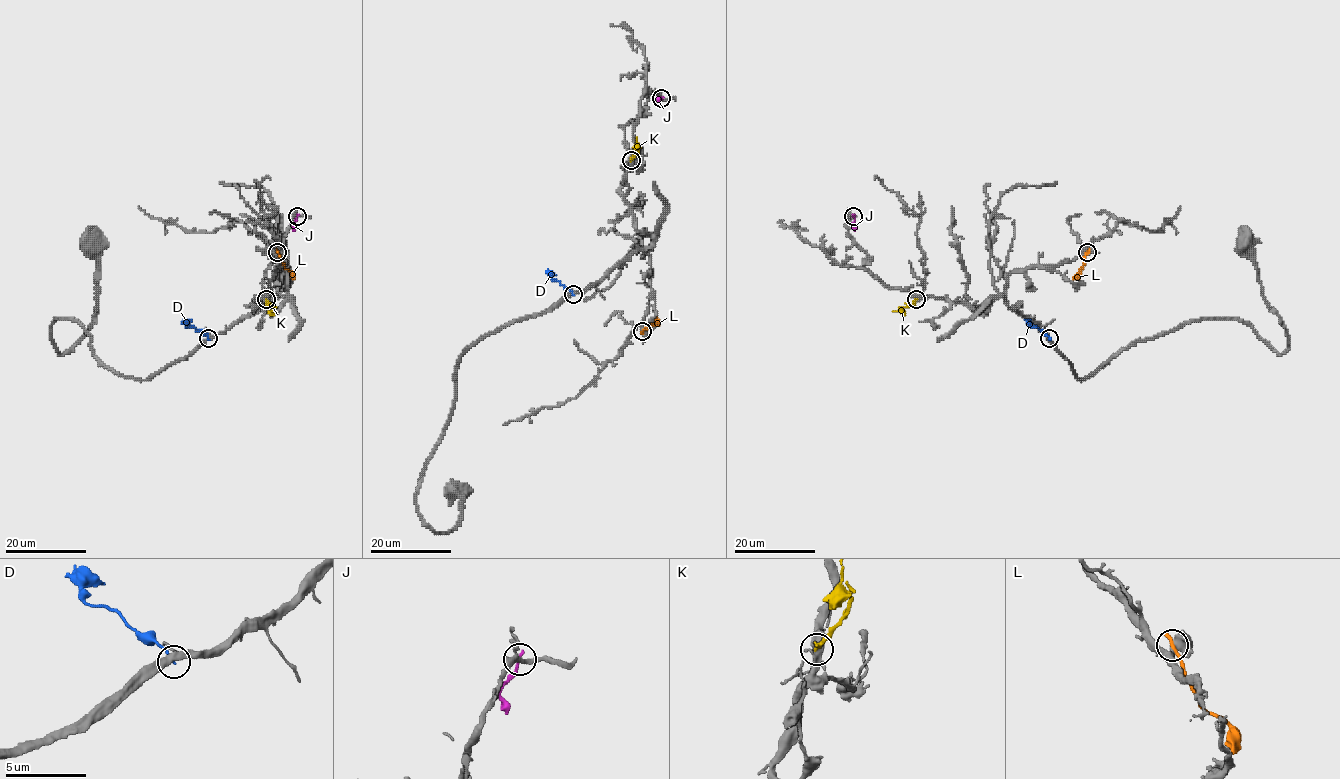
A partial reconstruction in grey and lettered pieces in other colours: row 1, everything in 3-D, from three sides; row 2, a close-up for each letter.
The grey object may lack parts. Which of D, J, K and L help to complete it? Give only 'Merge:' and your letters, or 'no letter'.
Merge: K

